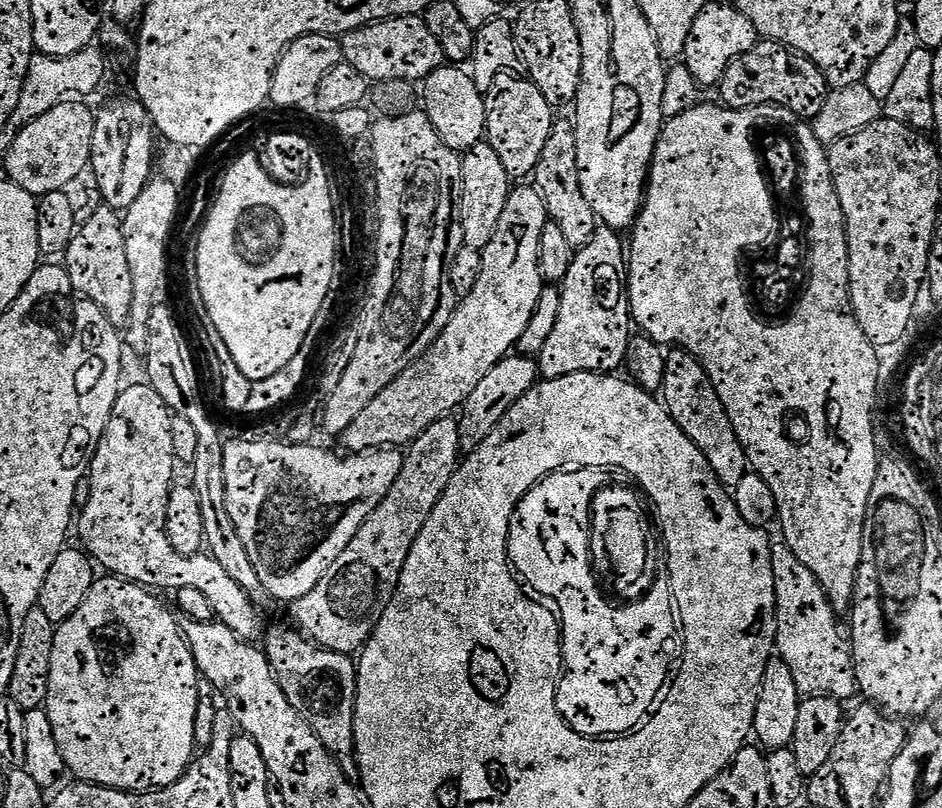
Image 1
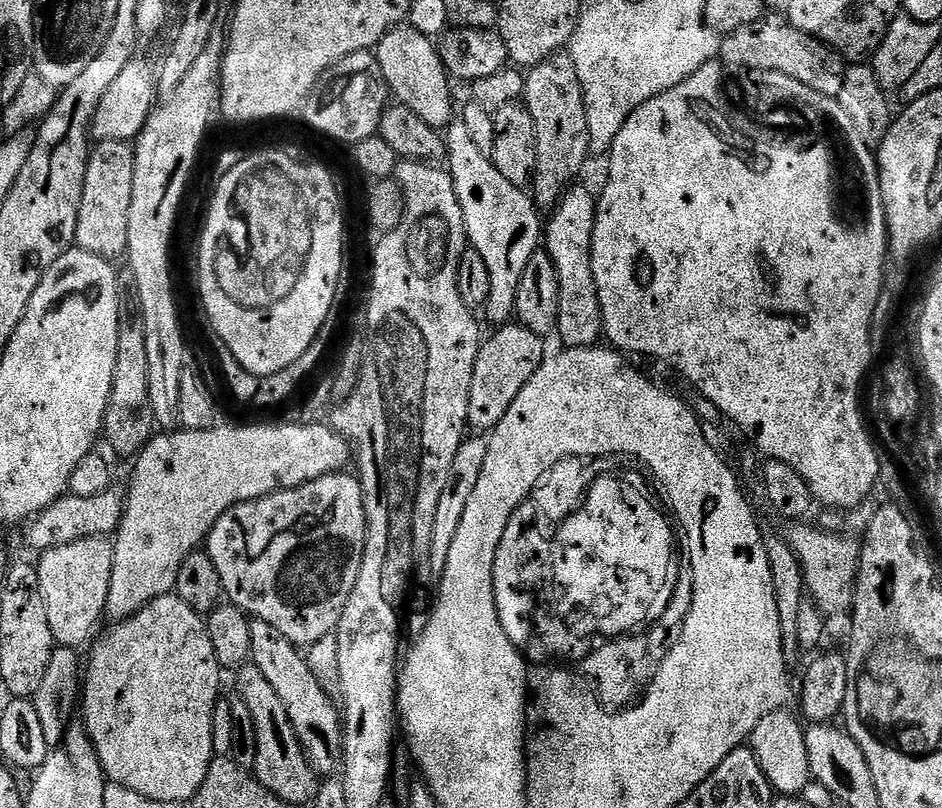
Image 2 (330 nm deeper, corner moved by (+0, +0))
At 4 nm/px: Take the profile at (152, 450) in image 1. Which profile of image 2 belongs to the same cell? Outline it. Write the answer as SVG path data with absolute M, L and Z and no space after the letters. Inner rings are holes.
M116 490L103 492L94 498L65 494L27 525L29 528L24 540L36 554L43 554L58 546L70 546L79 540L111 537L120 527L120 519L124 517L124 502L125 497L121 493L119 496Z

